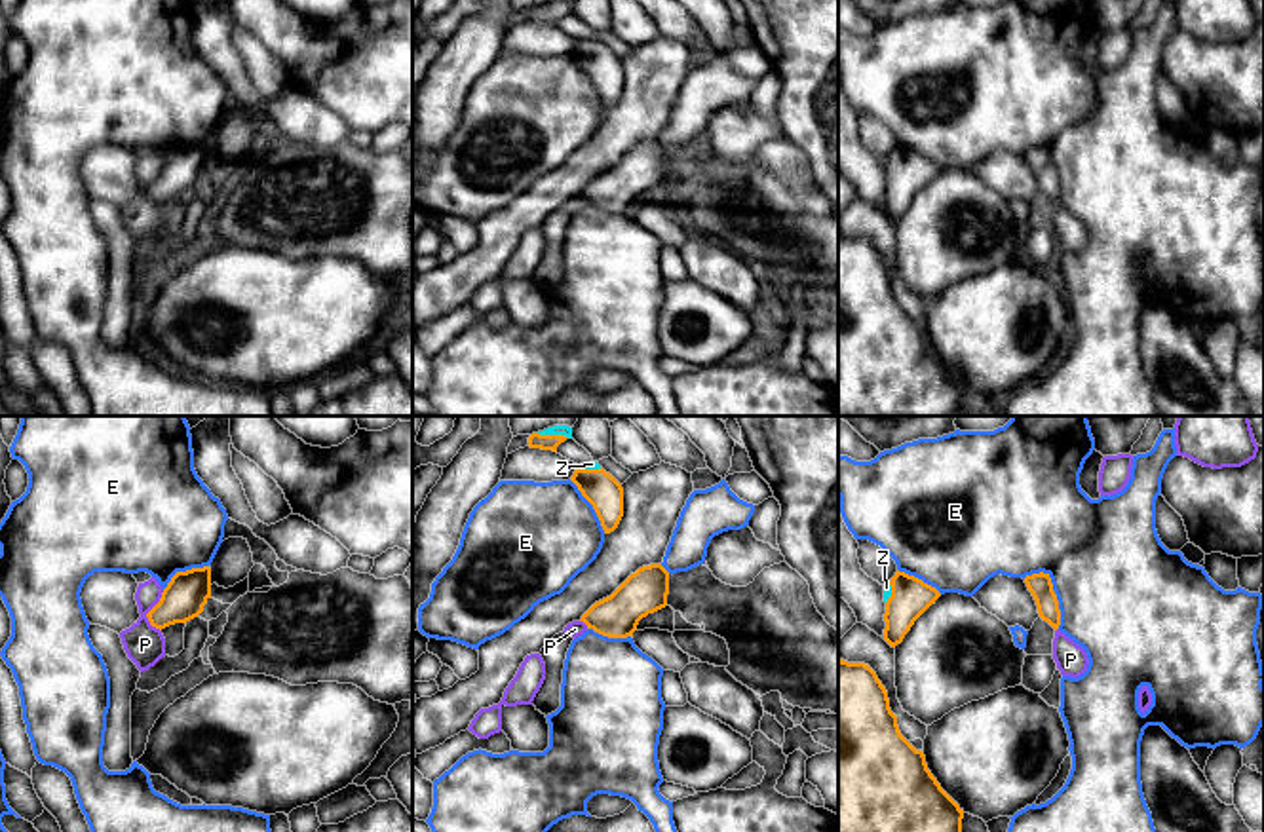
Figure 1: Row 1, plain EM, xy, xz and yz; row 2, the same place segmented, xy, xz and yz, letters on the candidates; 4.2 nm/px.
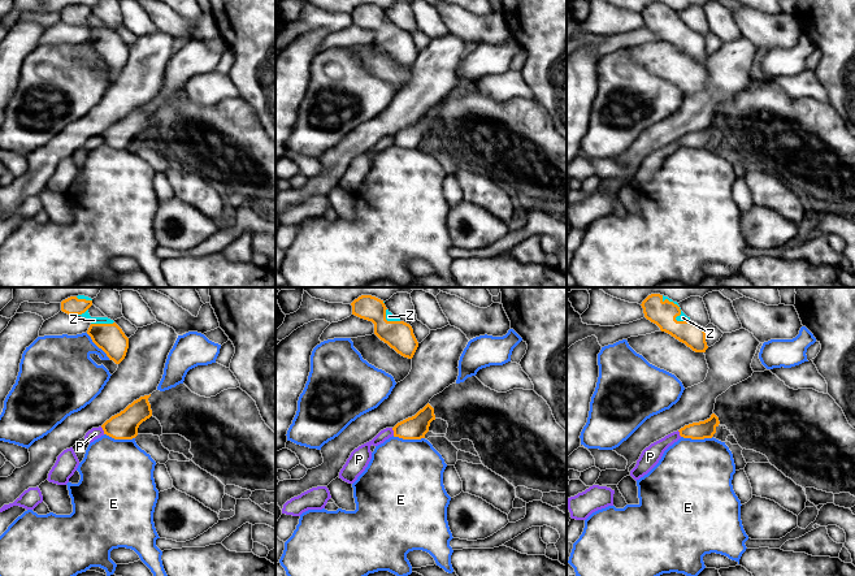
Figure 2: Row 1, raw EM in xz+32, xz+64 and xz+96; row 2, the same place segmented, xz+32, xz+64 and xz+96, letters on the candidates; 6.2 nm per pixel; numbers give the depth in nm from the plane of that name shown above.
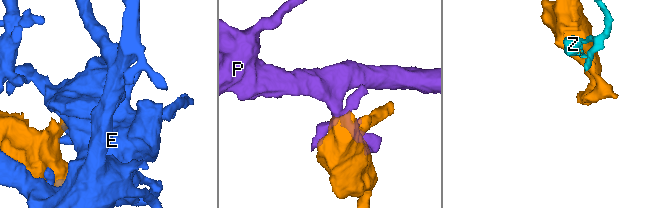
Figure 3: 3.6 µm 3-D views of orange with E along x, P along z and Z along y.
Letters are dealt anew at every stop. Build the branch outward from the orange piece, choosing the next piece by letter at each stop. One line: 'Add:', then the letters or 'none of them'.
Add: Z

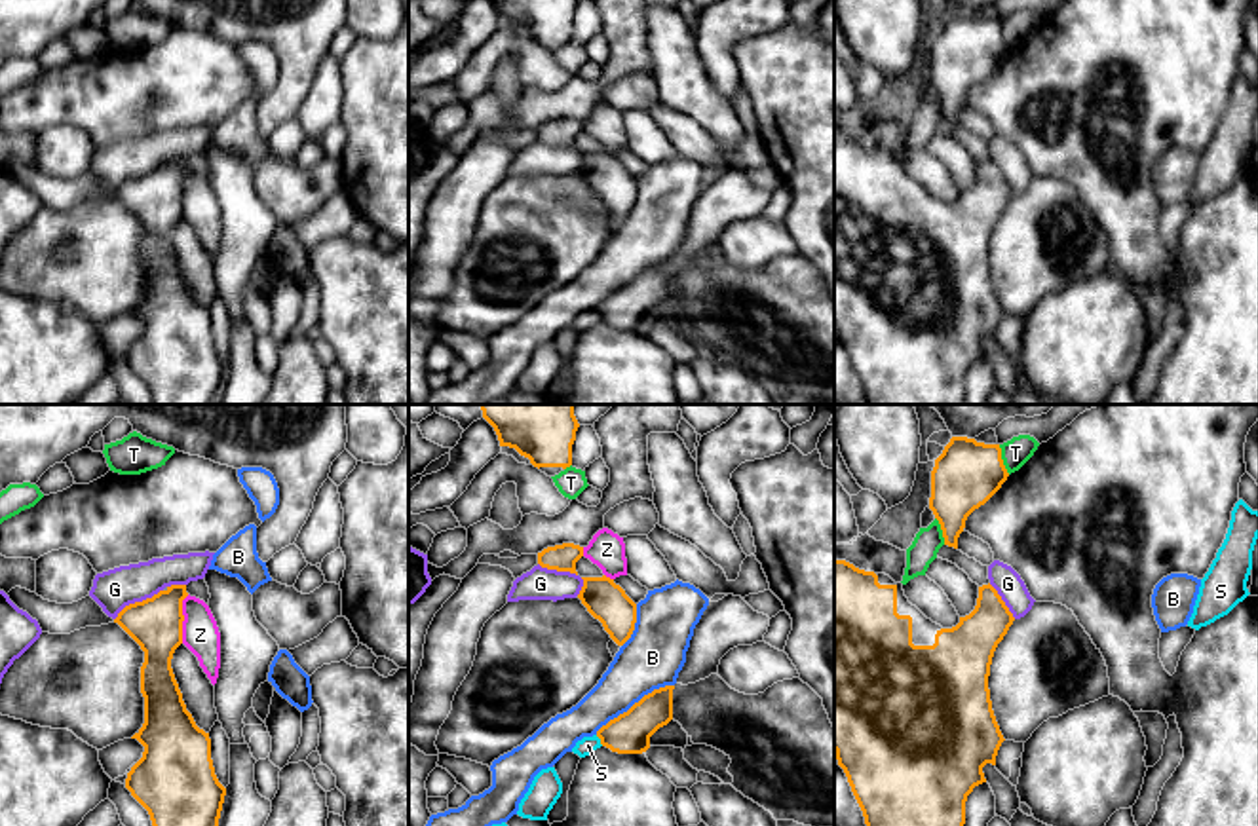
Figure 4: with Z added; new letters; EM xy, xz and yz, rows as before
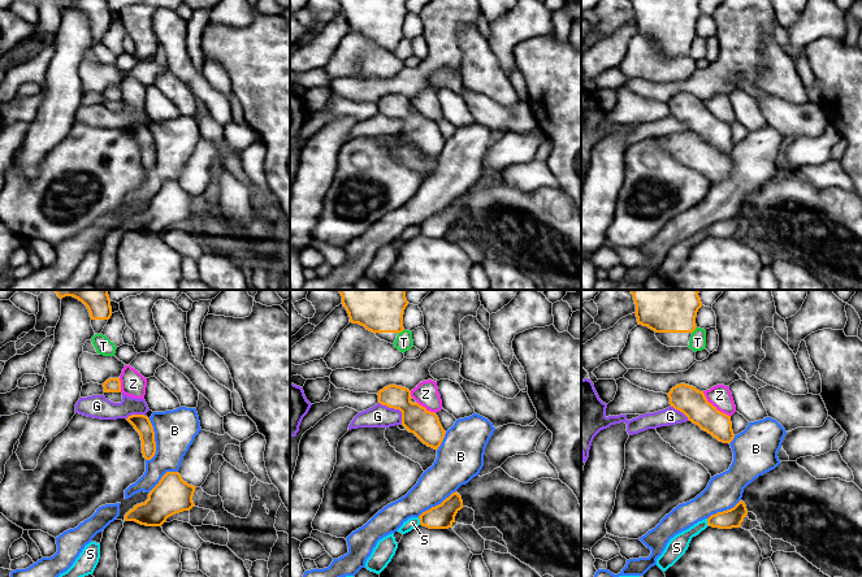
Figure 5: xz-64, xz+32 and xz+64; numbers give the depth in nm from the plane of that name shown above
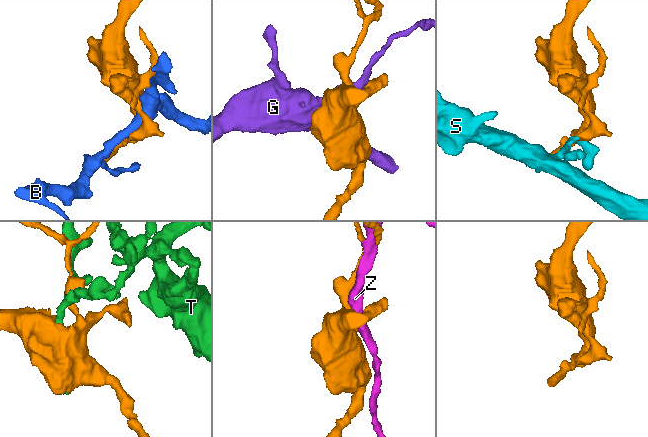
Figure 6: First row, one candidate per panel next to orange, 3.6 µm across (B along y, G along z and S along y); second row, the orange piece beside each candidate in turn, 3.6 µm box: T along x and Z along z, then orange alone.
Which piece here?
Add: none of them

